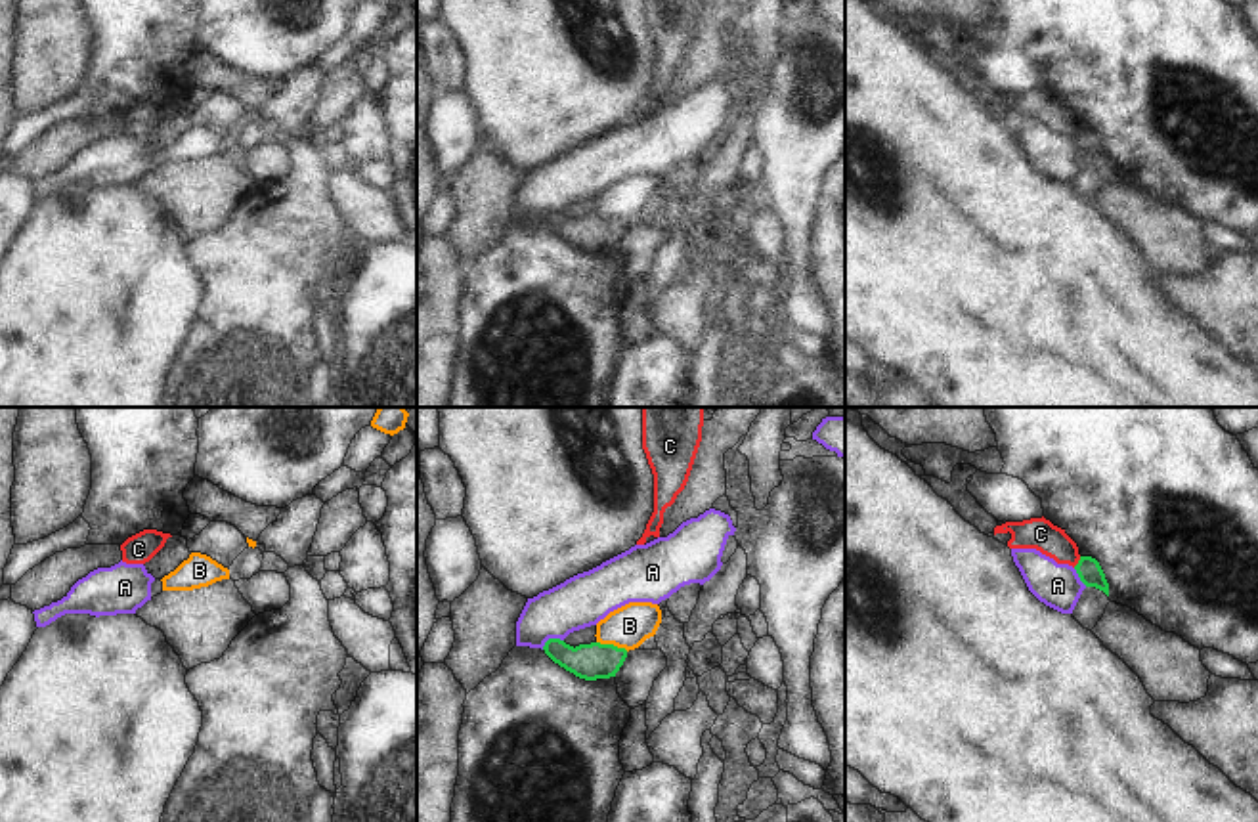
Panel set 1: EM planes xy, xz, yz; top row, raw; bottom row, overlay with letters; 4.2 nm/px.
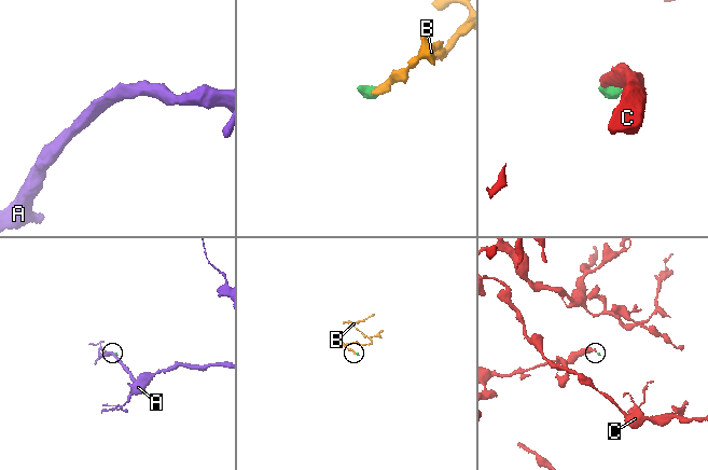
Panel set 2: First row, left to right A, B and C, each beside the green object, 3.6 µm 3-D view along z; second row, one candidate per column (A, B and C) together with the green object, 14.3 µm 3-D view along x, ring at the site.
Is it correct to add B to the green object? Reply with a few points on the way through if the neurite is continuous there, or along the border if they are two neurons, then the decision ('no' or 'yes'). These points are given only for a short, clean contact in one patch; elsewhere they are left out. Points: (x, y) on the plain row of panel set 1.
border xz (597, 213), (628, 222); no

